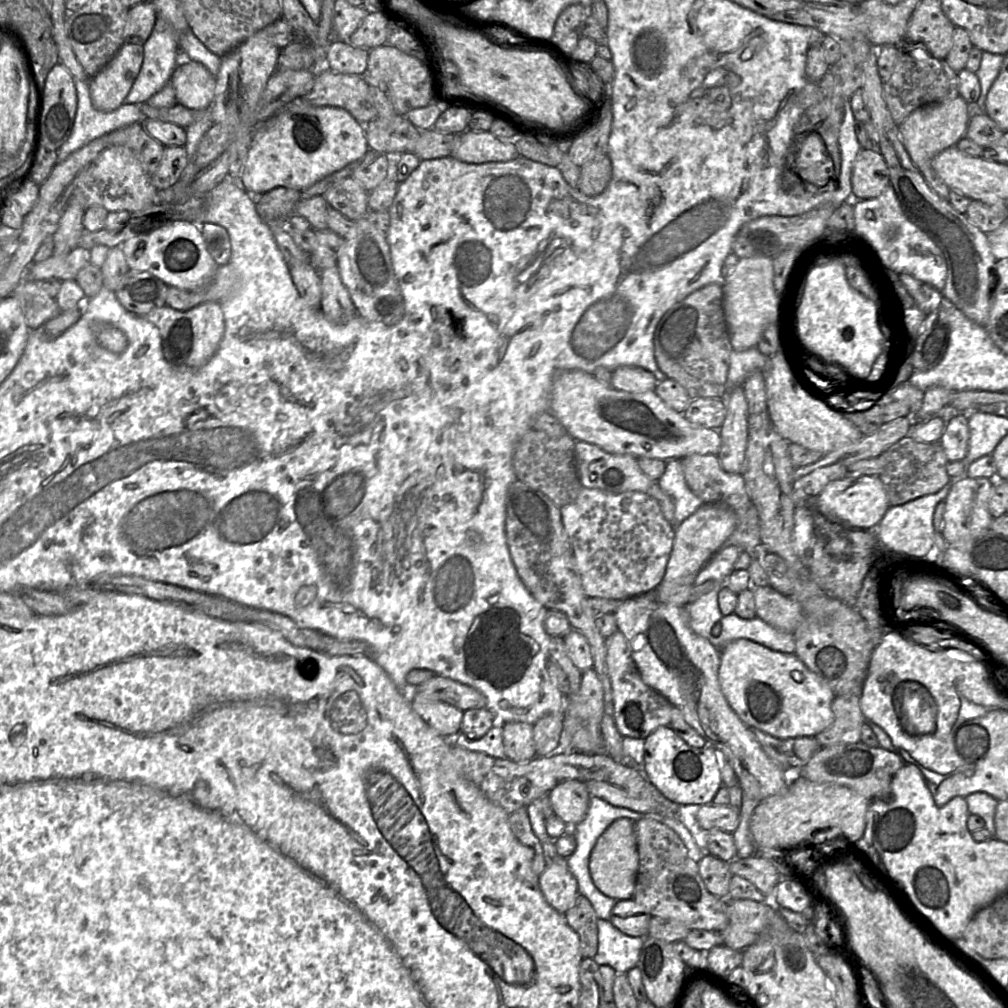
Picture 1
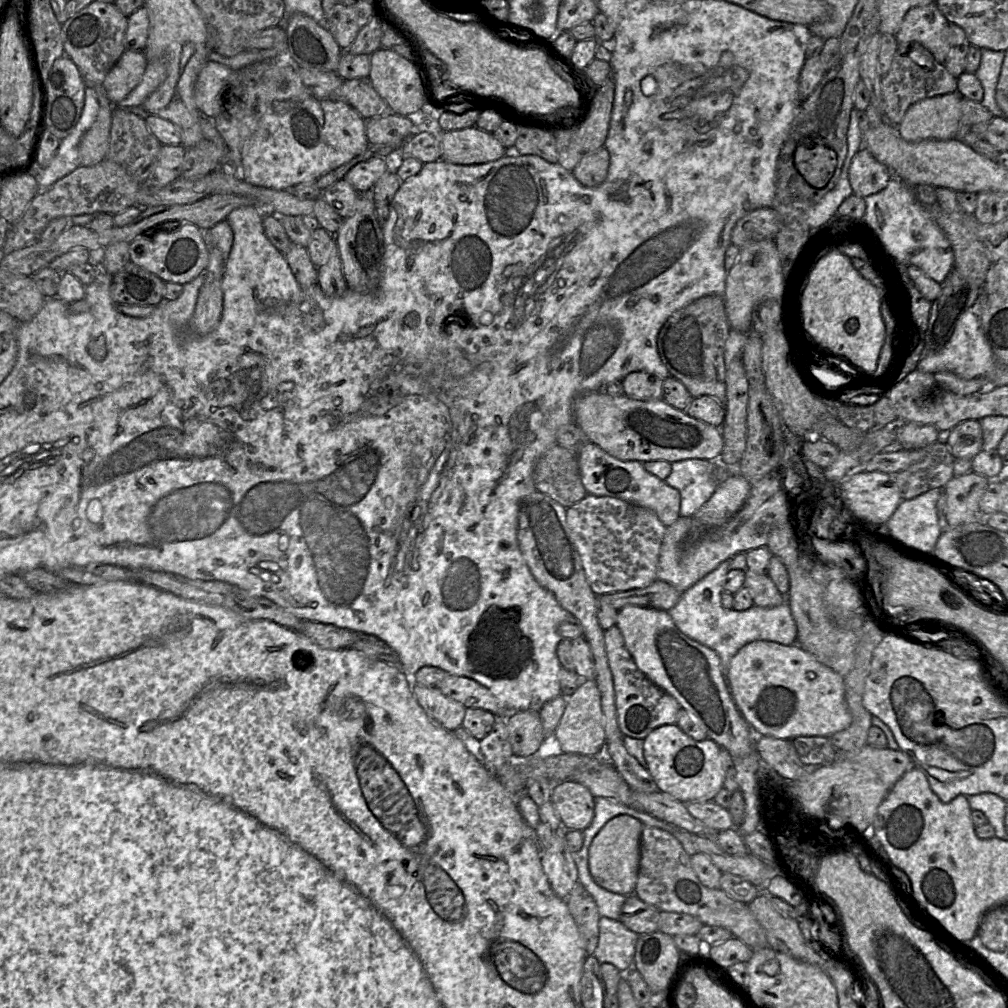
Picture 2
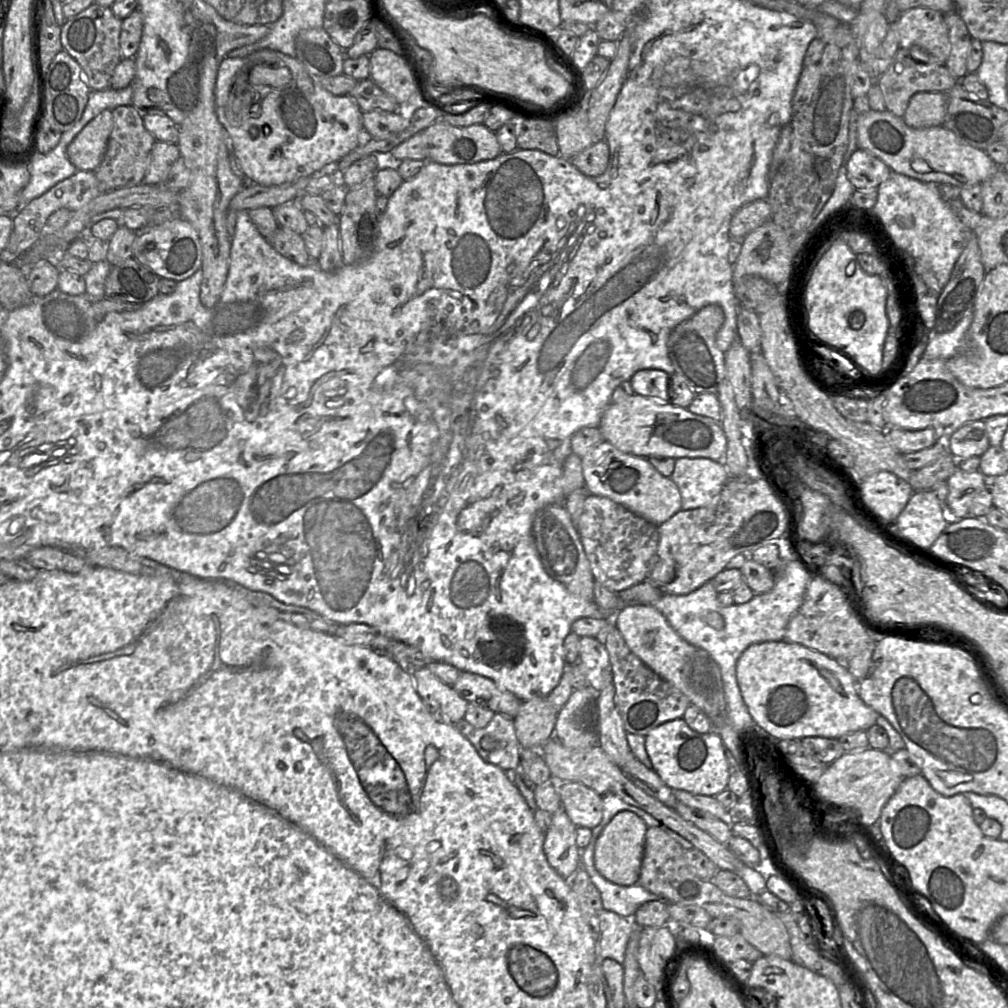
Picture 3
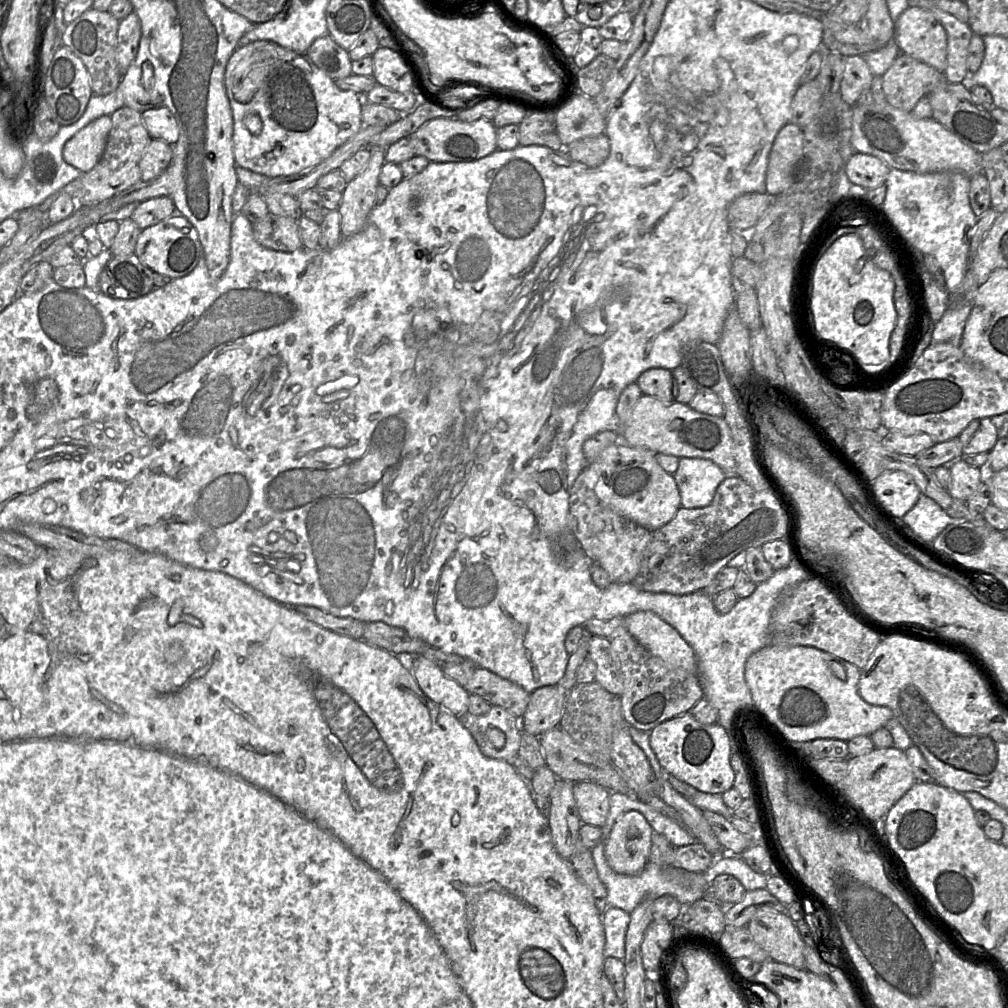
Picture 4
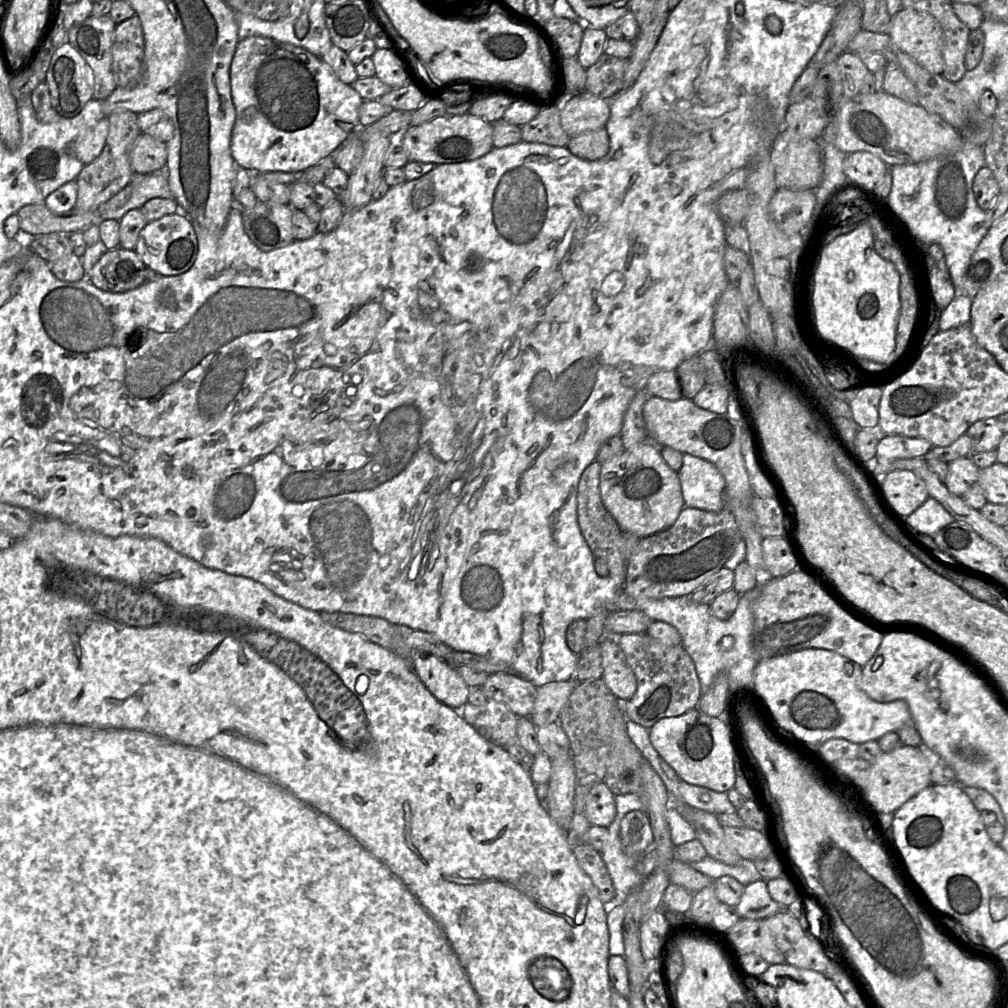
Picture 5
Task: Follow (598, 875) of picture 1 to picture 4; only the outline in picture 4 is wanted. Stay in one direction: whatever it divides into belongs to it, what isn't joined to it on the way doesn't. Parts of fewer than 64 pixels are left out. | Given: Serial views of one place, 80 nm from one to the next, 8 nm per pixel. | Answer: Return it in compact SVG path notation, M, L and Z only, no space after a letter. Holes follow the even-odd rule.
M637 811L620 815L604 848L610 868L629 876L642 872L649 859L653 831L646 818Z

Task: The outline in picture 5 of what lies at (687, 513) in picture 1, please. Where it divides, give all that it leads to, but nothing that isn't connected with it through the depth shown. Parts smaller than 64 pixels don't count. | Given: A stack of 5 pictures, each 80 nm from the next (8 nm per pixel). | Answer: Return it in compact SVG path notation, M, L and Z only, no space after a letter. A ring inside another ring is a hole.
M683 453L678 477L685 506L710 512L718 512L725 507L725 480L711 462Z

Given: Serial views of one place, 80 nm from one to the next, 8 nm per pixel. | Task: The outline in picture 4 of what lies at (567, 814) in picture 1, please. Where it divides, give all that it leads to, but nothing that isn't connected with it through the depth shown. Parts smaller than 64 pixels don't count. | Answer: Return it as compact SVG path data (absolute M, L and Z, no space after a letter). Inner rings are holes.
M576 782L573 794L582 824L603 827L610 810L610 792L592 782Z

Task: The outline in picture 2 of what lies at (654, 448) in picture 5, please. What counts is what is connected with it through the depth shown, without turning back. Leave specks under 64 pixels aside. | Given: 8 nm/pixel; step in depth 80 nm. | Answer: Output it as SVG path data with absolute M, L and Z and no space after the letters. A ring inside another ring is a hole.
M591 442L577 453L582 484L589 494L609 496L652 510L667 527L680 517L680 493L664 480L649 473L643 463L636 460L620 460Z

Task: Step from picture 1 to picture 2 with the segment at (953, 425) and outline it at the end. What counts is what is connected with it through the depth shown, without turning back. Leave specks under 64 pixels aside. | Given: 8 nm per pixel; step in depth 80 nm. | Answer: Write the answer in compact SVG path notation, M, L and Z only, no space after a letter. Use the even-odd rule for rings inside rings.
M965 420L944 434L944 441L955 459L972 459L982 451L981 425L978 420Z

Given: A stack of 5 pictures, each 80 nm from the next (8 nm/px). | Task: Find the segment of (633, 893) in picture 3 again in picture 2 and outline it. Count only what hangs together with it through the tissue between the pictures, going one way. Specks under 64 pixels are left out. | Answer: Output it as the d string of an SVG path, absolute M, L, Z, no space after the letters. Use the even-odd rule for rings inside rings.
M591 843L589 844L586 852L586 873L583 866L583 881L582 879L578 879L580 880L578 882L583 885L583 887L590 893L590 895L595 900L601 917L606 917L612 920L619 921L622 906L630 895L612 893L601 888L595 883L589 872L588 865L590 846Z

